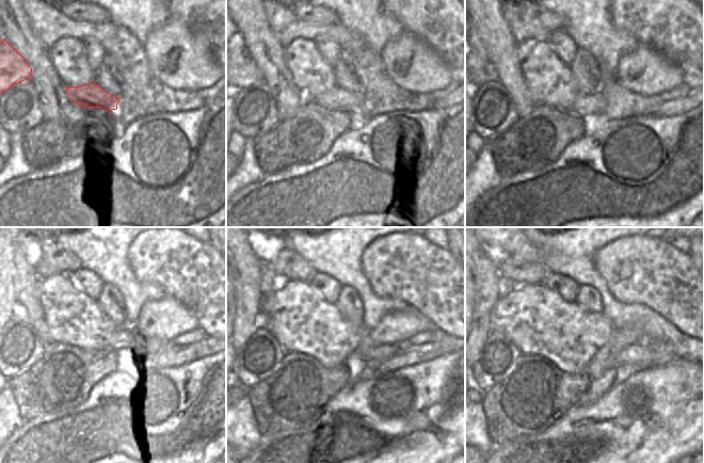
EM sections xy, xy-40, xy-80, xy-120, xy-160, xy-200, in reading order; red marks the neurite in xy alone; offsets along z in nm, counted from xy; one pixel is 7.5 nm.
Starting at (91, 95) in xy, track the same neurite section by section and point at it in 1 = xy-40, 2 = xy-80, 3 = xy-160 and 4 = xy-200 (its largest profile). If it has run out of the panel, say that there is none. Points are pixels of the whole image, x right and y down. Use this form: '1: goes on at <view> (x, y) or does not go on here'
1: goes on at xy-40 (336, 98)
2: goes on at xy-80 (591, 107)
3: goes on at xy-160 (385, 351)
4: goes on at xy-200 (642, 353)

